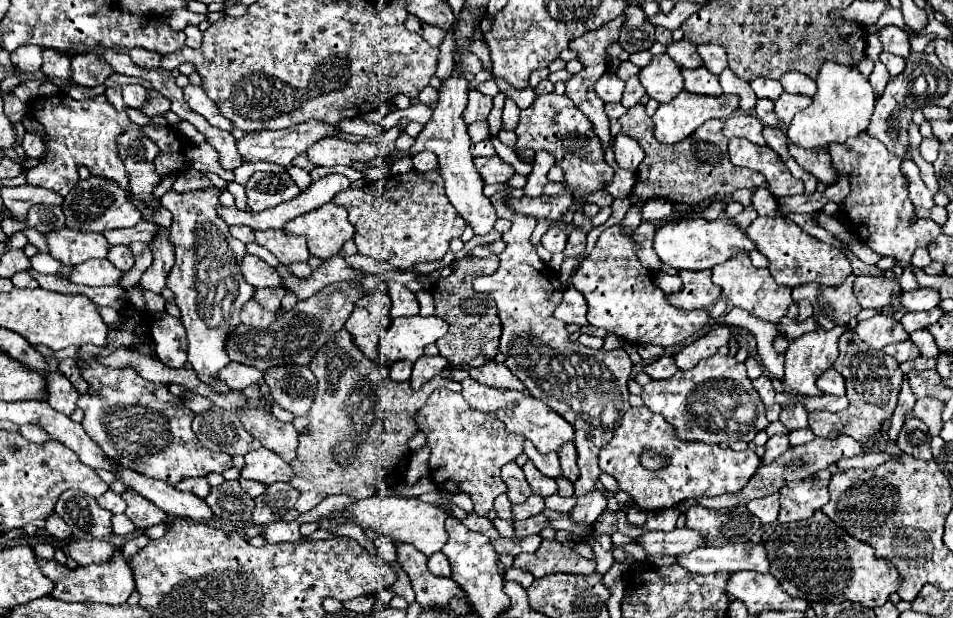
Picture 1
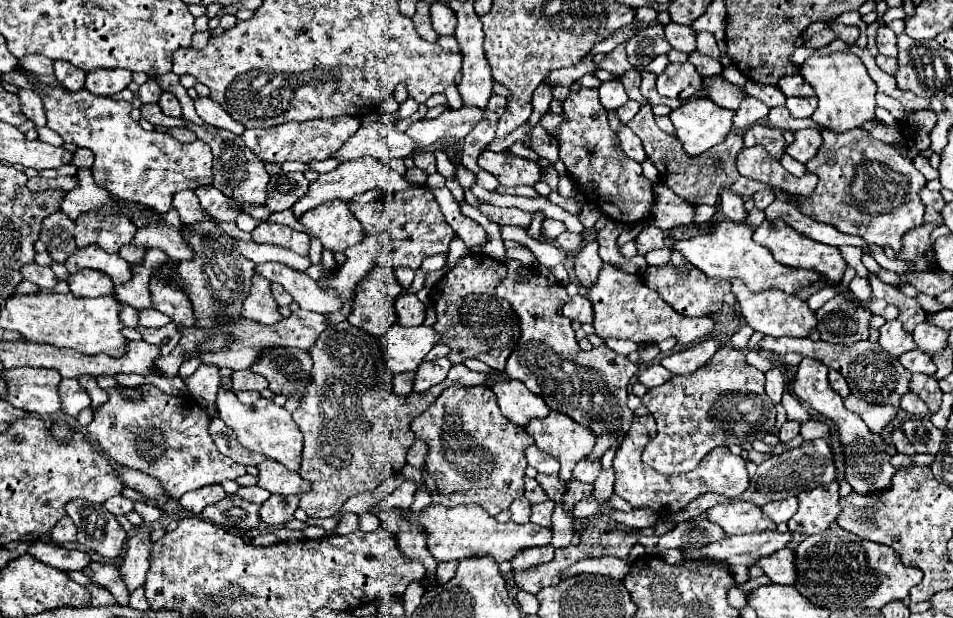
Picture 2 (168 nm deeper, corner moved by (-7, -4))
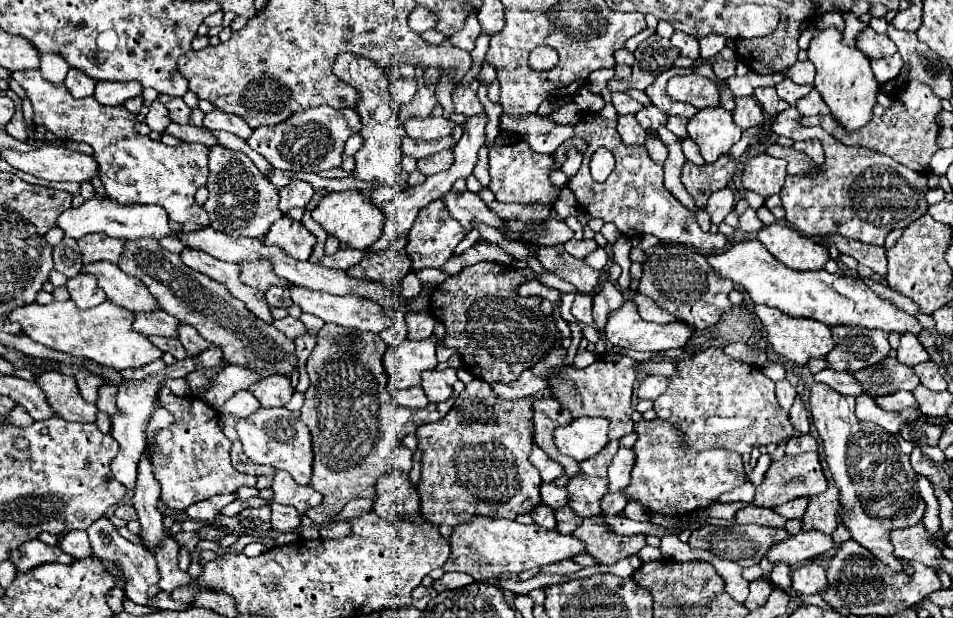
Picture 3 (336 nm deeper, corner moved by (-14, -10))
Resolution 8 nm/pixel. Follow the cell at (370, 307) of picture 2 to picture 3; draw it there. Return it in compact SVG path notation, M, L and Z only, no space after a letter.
M408 234L398 236L382 252L374 252L374 250L366 248L364 258L360 260L362 268L358 270L358 264L352 266L348 270L350 276L378 280L378 282L386 284L386 288L390 288L394 292L394 284L398 284L398 280L402 280L402 276L412 270L412 262L410 262L408 254L406 254L406 242L408 242Z

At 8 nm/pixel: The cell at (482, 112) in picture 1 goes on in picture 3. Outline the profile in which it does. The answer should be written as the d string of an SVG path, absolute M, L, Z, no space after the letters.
M412 116L404 122L408 136L414 140L440 140L444 136L450 136L454 126L456 126L454 122L436 116L426 116L426 118Z

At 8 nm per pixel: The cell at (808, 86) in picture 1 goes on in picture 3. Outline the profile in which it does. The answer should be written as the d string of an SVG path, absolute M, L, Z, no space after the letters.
M782 80L780 84L776 84L778 96L780 96L782 100L786 100L790 106L794 106L796 100L802 98L802 96L806 96L810 90L812 90L812 86L798 86L798 84L794 84L792 80Z

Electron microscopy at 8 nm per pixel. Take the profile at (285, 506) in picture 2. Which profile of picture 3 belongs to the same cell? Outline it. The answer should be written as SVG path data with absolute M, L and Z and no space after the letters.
M270 504L272 508L272 530L274 532L292 532L300 526L300 514L290 508L290 506L282 506L282 504Z

